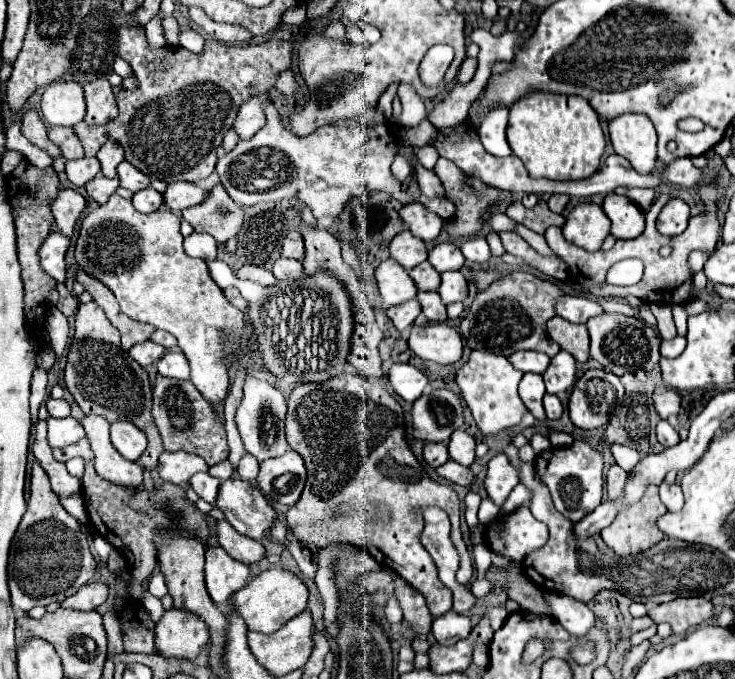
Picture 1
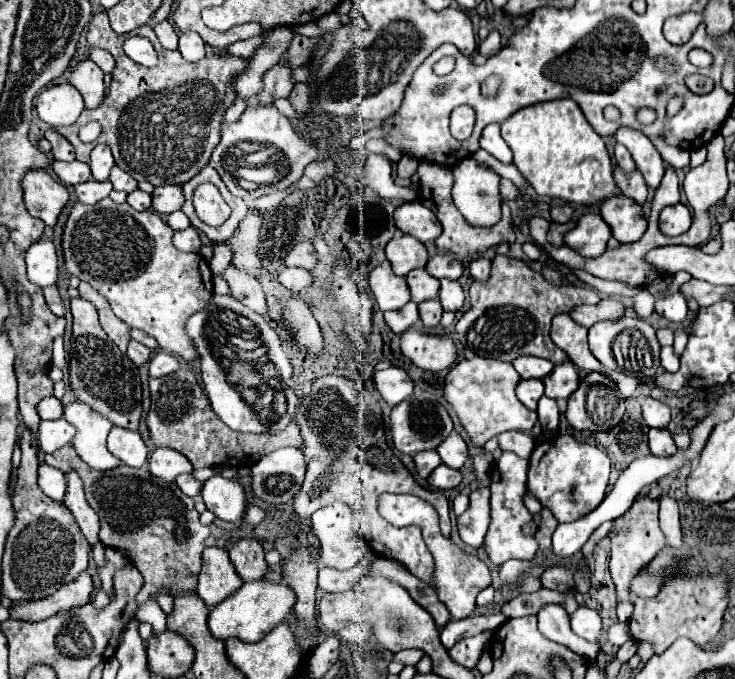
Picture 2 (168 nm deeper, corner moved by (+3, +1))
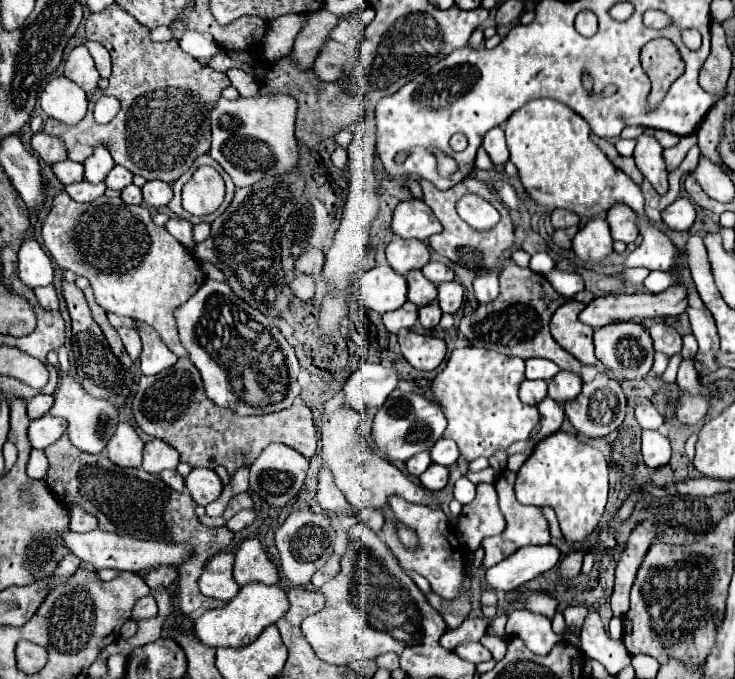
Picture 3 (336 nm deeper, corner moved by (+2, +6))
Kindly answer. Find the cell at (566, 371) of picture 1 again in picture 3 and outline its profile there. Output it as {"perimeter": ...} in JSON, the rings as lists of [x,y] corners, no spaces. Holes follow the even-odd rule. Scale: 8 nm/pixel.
{"perimeter":[[[560,371],[554,381],[548,383],[548,395],[558,401],[558,403],[566,403],[570,399],[574,399],[582,389],[582,379],[578,373],[566,373]]]}

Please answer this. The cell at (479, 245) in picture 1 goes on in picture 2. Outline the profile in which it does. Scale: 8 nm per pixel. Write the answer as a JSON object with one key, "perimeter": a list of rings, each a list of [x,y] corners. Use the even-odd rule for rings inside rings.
{"perimeter":[[[485,256],[485,258],[477,258],[477,262],[469,262],[469,272],[471,272],[471,278],[477,280],[477,282],[487,282],[489,280],[489,272],[491,272],[491,258]]]}

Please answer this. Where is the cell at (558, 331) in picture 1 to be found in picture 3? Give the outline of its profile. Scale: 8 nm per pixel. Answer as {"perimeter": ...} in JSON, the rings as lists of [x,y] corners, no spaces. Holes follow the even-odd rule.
{"perimeter":[[[570,301],[562,305],[550,321],[550,331],[556,343],[572,353],[580,363],[584,365],[596,365],[598,359],[594,355],[594,345],[592,345],[592,333],[594,329],[590,325],[584,325],[578,319],[578,313],[584,309],[582,303]]]}

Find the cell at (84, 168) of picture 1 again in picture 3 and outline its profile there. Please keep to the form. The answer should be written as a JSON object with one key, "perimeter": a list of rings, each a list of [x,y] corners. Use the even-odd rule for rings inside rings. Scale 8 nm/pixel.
{"perimeter":[[[66,159],[66,161],[58,163],[58,165],[52,165],[52,171],[56,173],[56,177],[64,185],[70,185],[70,183],[76,183],[76,181],[84,179],[84,165],[82,163],[74,163],[70,159]]]}

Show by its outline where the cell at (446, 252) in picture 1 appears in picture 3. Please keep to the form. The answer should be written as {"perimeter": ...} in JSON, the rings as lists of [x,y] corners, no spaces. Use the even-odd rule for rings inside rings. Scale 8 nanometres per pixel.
{"perimeter":[[[430,261],[426,267],[422,267],[422,273],[432,283],[444,283],[444,281],[454,279],[454,271],[448,265],[440,263],[440,261]]]}

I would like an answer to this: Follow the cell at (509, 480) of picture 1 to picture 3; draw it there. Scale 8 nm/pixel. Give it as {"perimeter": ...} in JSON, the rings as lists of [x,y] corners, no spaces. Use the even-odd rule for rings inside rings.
{"perimeter":[[[506,469],[506,471],[502,471],[498,475],[498,479],[494,483],[496,493],[498,493],[498,505],[500,505],[500,511],[502,511],[502,515],[506,519],[506,529],[500,535],[486,537],[482,541],[482,547],[486,551],[486,555],[484,555],[484,565],[486,567],[492,567],[492,565],[500,563],[510,553],[514,553],[516,549],[520,549],[524,545],[544,545],[550,543],[551,540],[550,531],[548,531],[548,521],[540,513],[540,507],[526,507],[526,505],[518,503],[518,499],[514,497],[514,481],[516,481],[516,473]]]}

